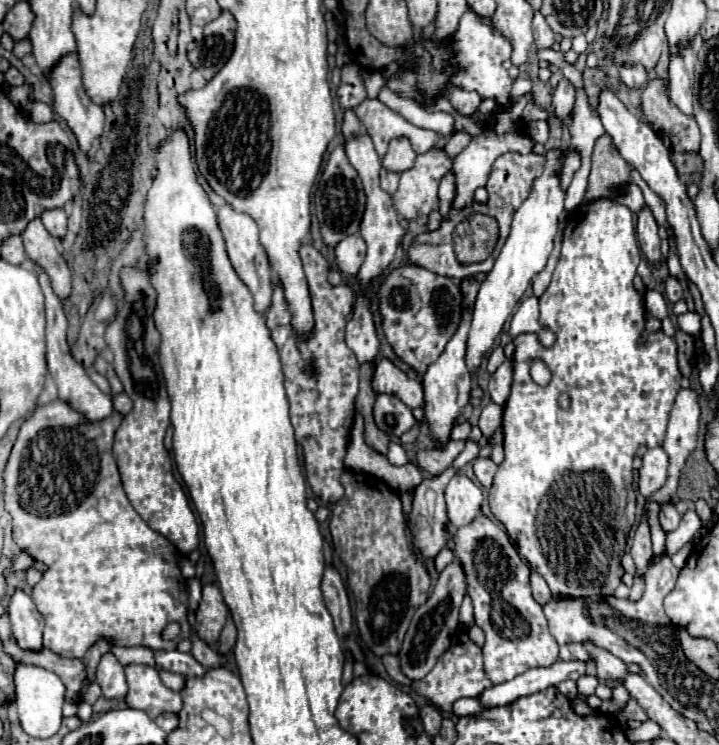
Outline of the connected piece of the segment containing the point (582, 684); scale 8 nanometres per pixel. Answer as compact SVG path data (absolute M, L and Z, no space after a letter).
M582 675L578 679L578 693L584 695L584 697L590 697L595 693L596 688L599 685L599 680L596 677L590 677L590 675Z

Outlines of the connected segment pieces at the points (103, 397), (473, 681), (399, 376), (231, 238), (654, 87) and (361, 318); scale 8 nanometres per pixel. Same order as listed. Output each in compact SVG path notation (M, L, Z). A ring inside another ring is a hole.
M34 265L34 271L38 273L38 281L42 285L42 291L44 291L44 297L46 297L46 359L48 359L48 371L56 383L56 389L58 389L58 399L66 401L72 409L80 411L88 421L102 421L106 419L114 407L112 407L112 397L102 393L98 389L98 385L86 375L84 367L78 365L70 353L70 345L68 345L68 339L66 339L66 329L68 329L68 323L66 323L66 317L64 317L64 309L62 309L62 301L54 295L52 287L50 287L50 279L48 275L38 267Z
M458 633L454 639L452 639L452 645L448 647L448 651L438 659L436 667L424 677L424 679L418 679L418 681L412 681L412 691L420 697L426 697L430 699L438 709L442 711L452 711L452 703L460 697L478 697L484 689L492 687L492 681L484 675L484 665L482 665L482 649L470 641L470 637L466 633ZM460 657L470 657L474 661L474 665L466 667L466 669L460 669L456 665L456 661Z
M380 359L376 363L372 385L376 393L392 393L402 399L410 409L424 405L424 389L418 379L408 379L392 361Z
M228 205L218 209L218 221L220 221L220 229L224 233L226 251L232 261L232 267L238 273L238 277L246 283L246 287L252 291L256 311L264 313L270 307L270 299L272 299L272 273L270 273L270 263L268 263L266 251L264 251L262 243L258 241L258 225L254 223L254 219L250 215L238 213Z
M654 79L642 89L642 109L646 119L652 123L652 129L670 151L674 153L698 151L700 145L698 125L692 117L686 117L670 103L662 79Z
M368 303L354 305L354 315L346 325L346 343L354 351L358 363L372 363L378 357L380 341Z

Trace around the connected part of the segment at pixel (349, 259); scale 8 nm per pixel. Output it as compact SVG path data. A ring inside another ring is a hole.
M350 235L336 245L336 265L344 275L356 275L366 255L366 243L360 235Z

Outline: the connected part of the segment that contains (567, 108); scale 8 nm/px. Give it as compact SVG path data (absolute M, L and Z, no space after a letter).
M560 79L560 83L558 83L556 89L554 89L554 95L552 95L554 113L556 113L560 119L566 117L568 113L572 113L572 109L574 109L574 97L576 97L574 85L572 85L568 79Z

